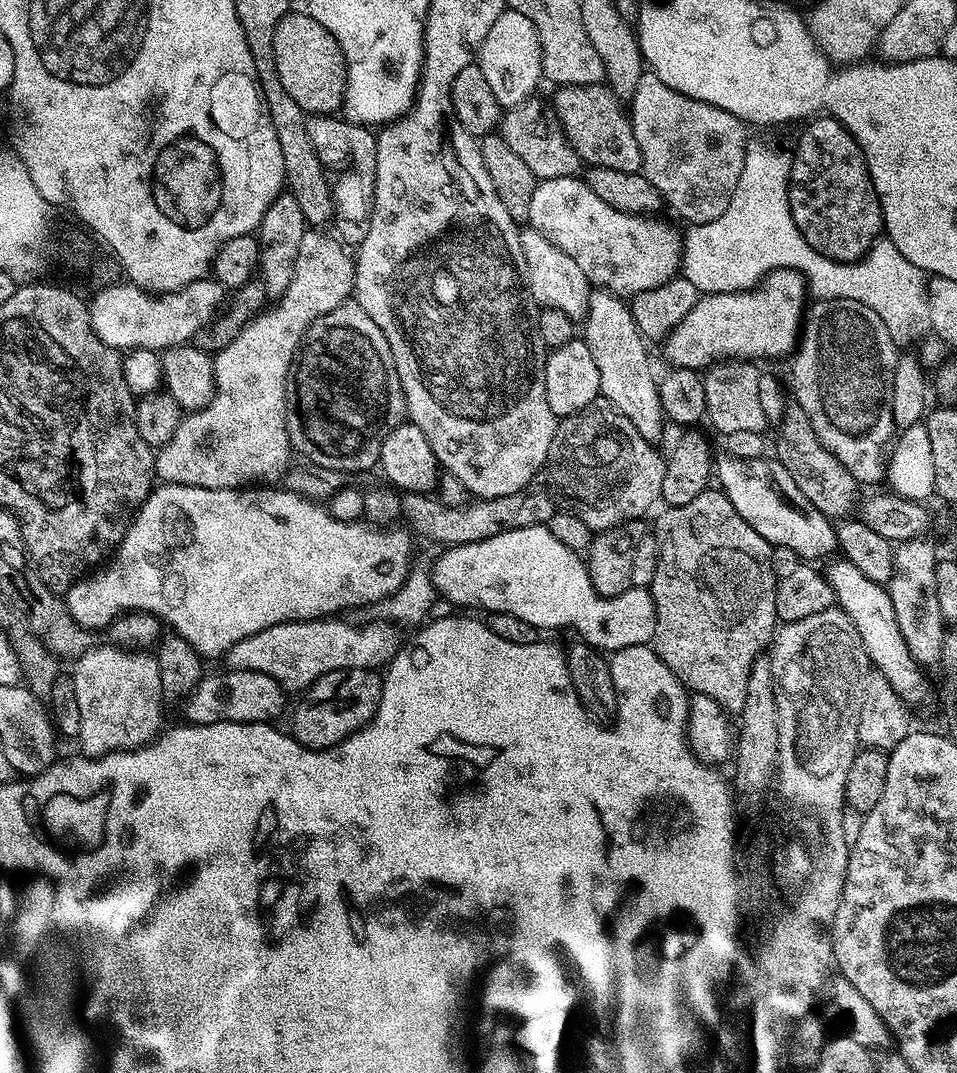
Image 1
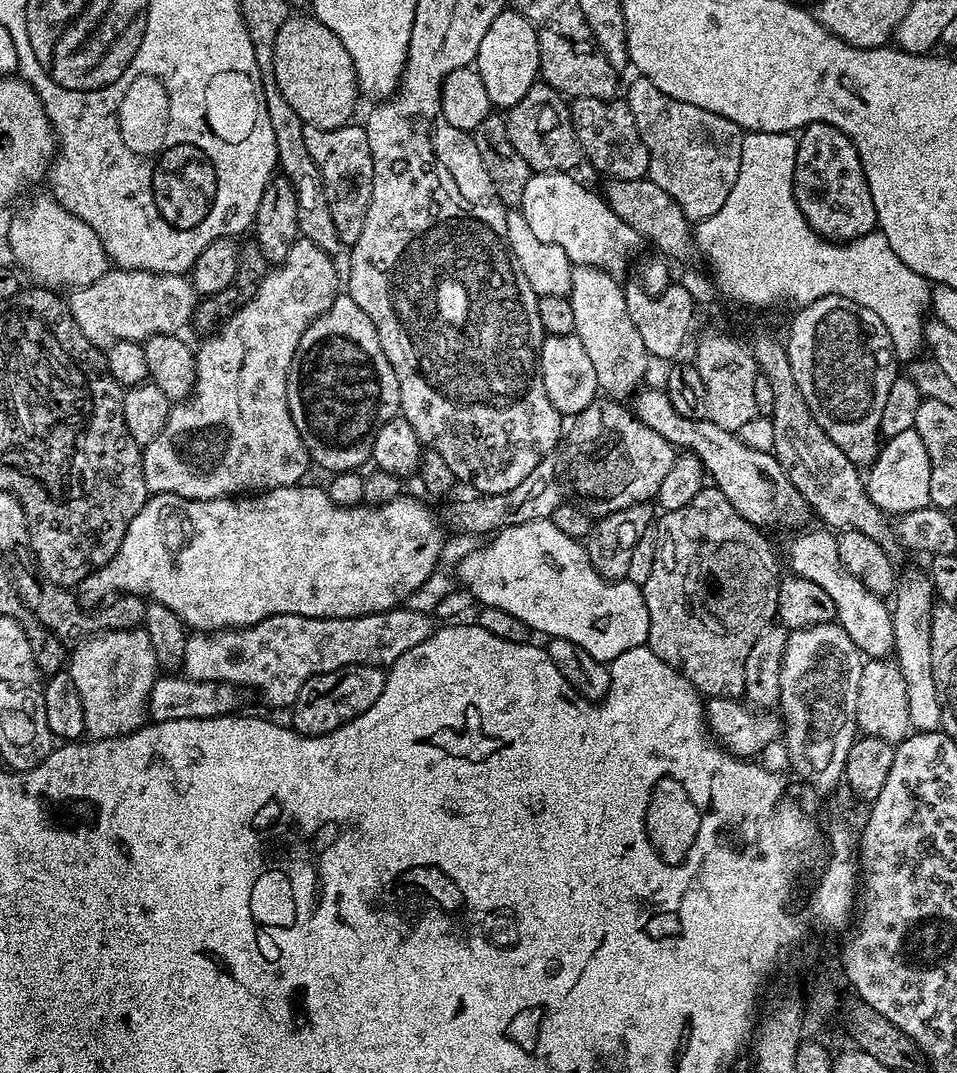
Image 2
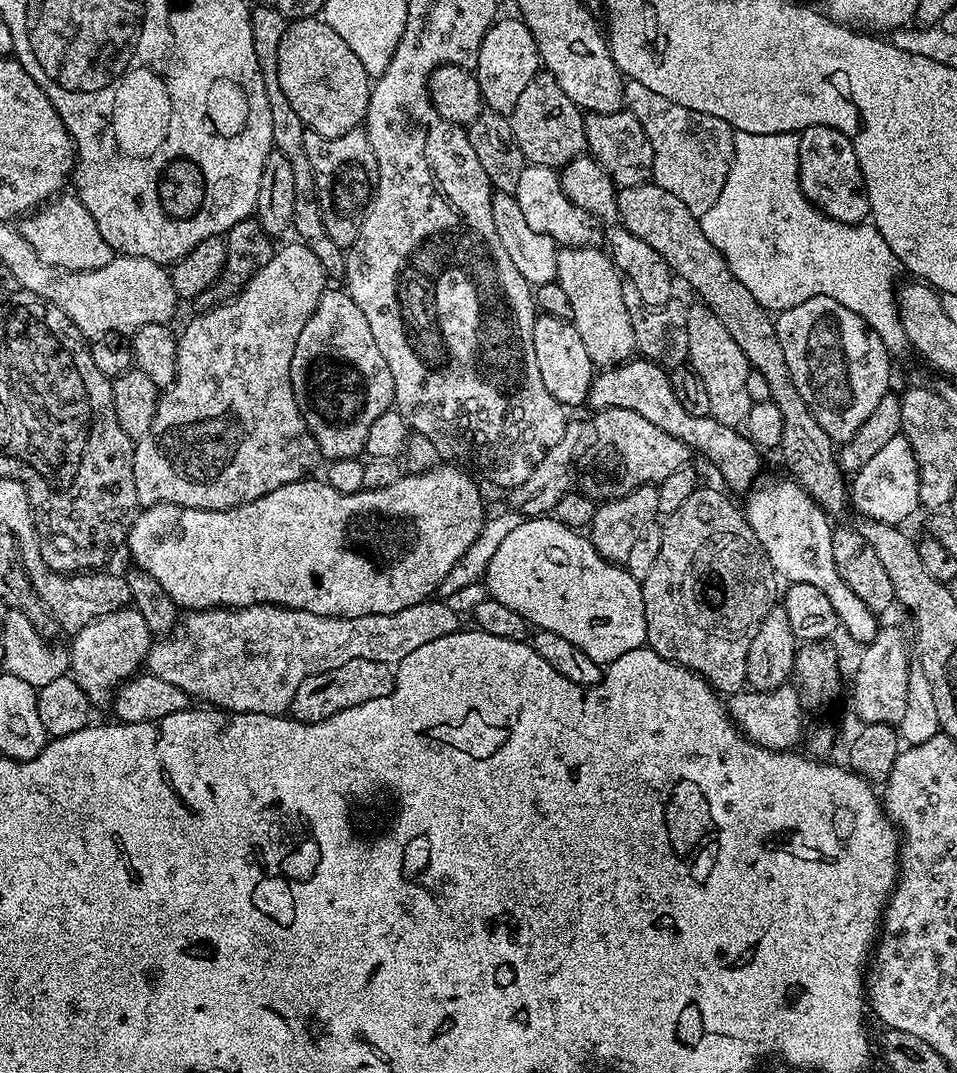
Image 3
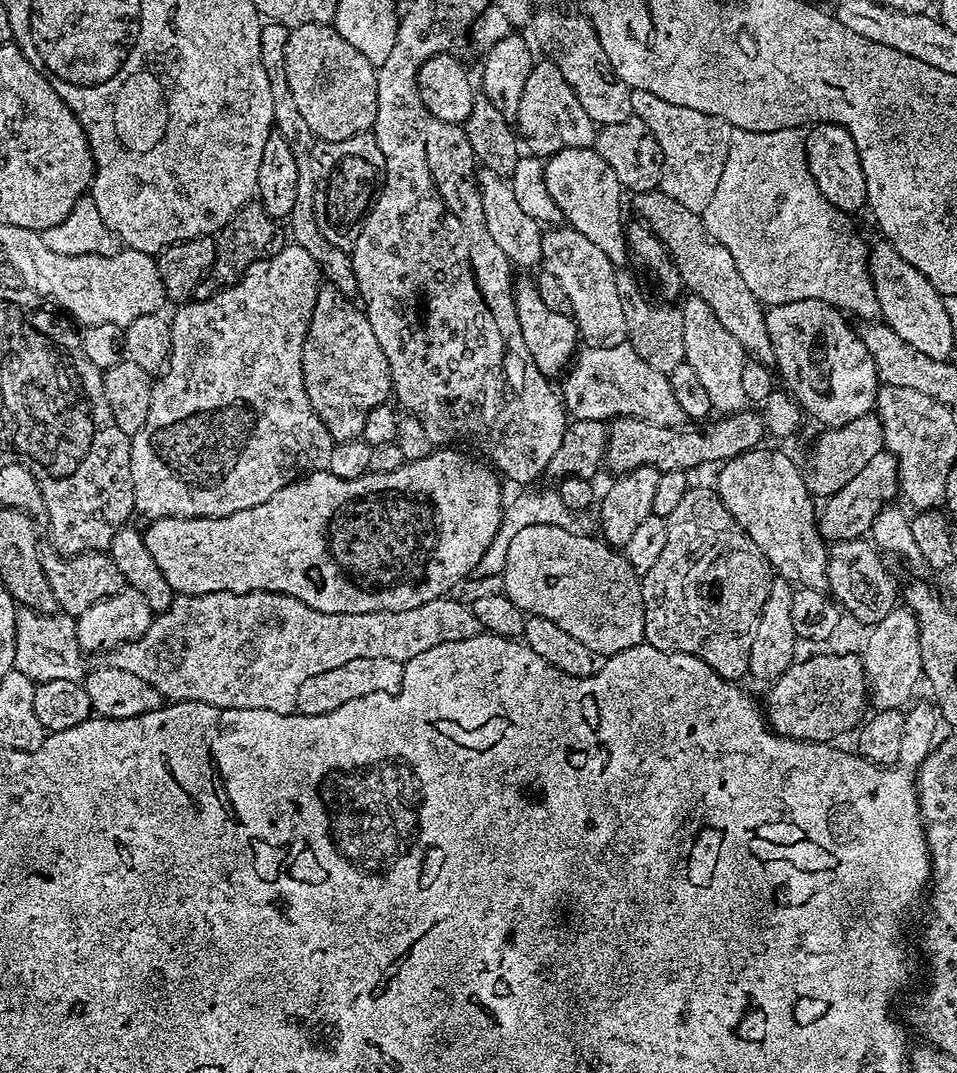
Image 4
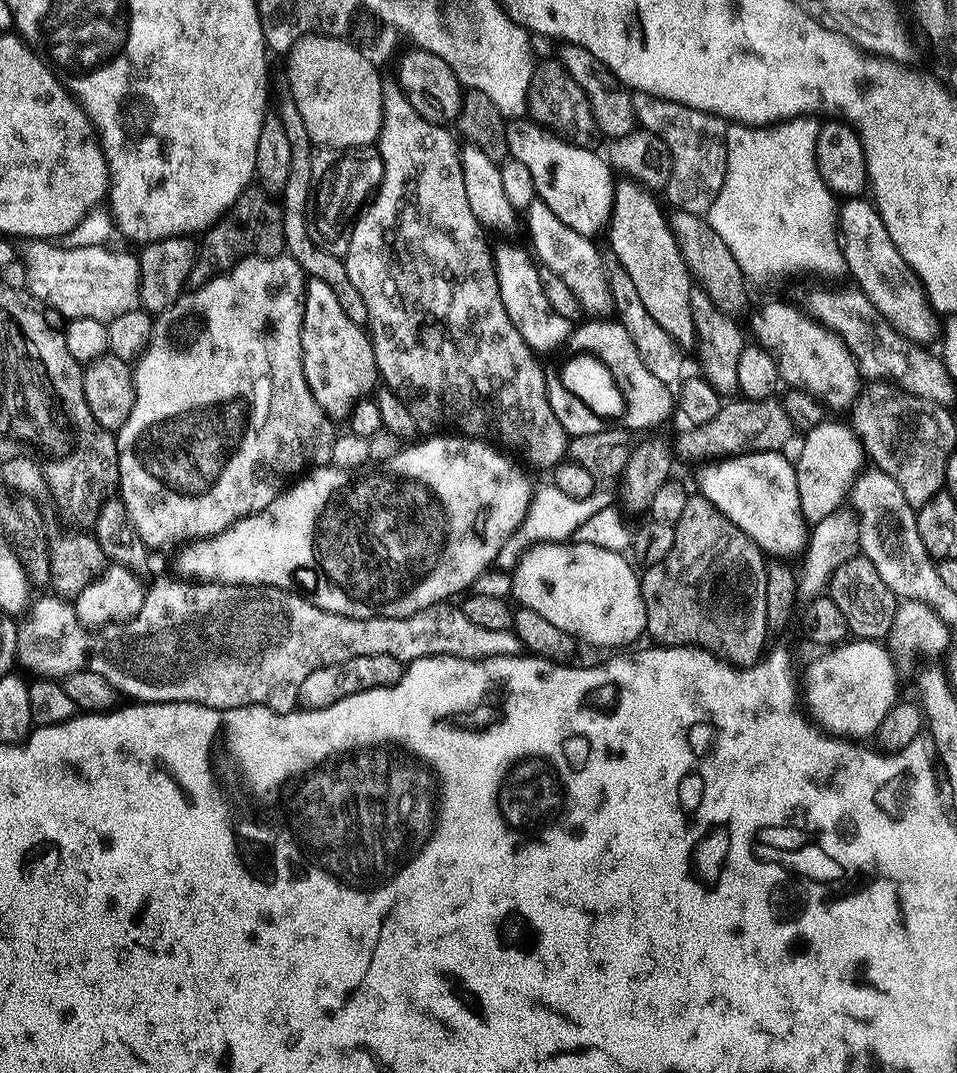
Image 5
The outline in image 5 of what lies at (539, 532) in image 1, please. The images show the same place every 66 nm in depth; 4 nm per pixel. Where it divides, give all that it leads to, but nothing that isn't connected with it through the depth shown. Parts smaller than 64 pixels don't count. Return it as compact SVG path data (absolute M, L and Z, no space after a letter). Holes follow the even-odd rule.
M575 542L534 544L524 549L520 561L511 569L511 599L519 607L542 614L542 618L558 626L558 630L566 630L566 634L576 637L577 641L584 643L585 640L596 648L624 650L646 632L646 602L642 602L640 576L635 570L627 555L600 546Z

